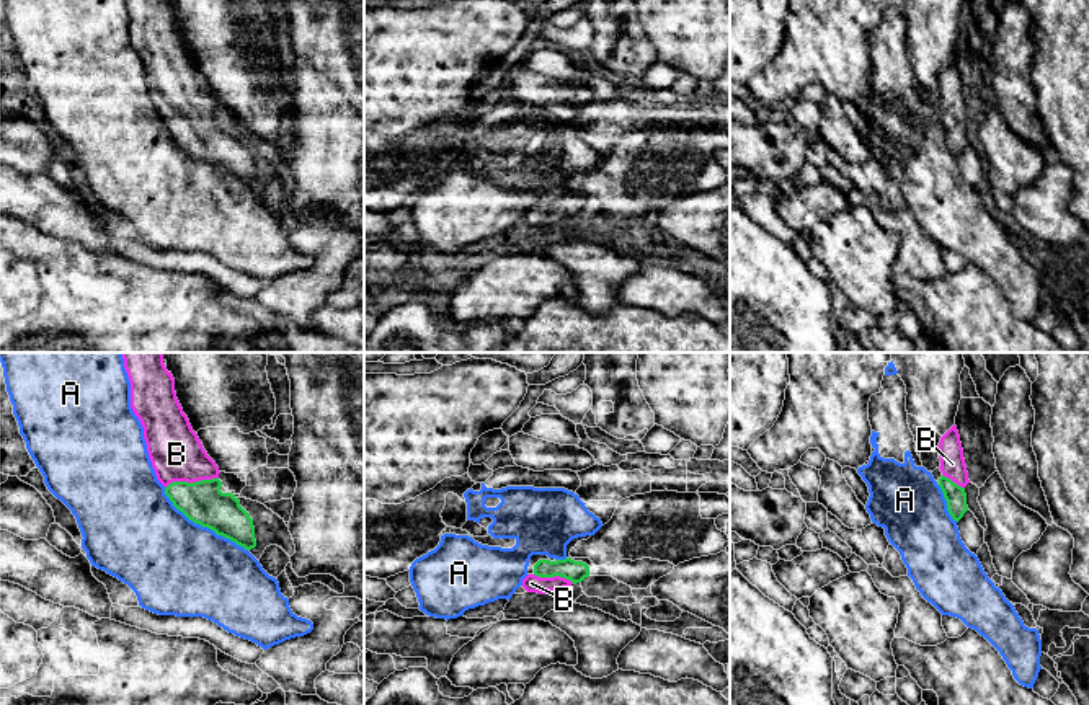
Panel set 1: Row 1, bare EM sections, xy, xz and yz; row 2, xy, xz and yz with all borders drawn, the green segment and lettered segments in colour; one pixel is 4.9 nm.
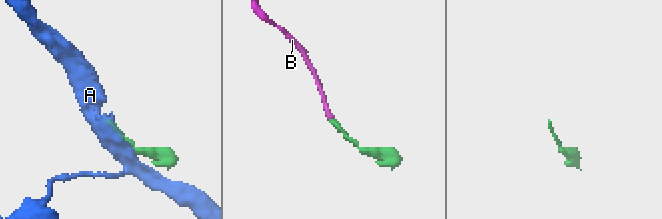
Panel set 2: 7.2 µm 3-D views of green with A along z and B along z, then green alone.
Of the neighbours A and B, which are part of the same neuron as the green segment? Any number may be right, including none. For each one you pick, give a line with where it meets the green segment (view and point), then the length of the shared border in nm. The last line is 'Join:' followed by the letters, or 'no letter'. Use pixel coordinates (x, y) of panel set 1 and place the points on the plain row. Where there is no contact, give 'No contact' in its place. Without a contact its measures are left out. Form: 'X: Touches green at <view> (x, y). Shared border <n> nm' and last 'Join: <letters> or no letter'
B: Touches green at xy (191, 118). Shared border 280 nm
Join: B

